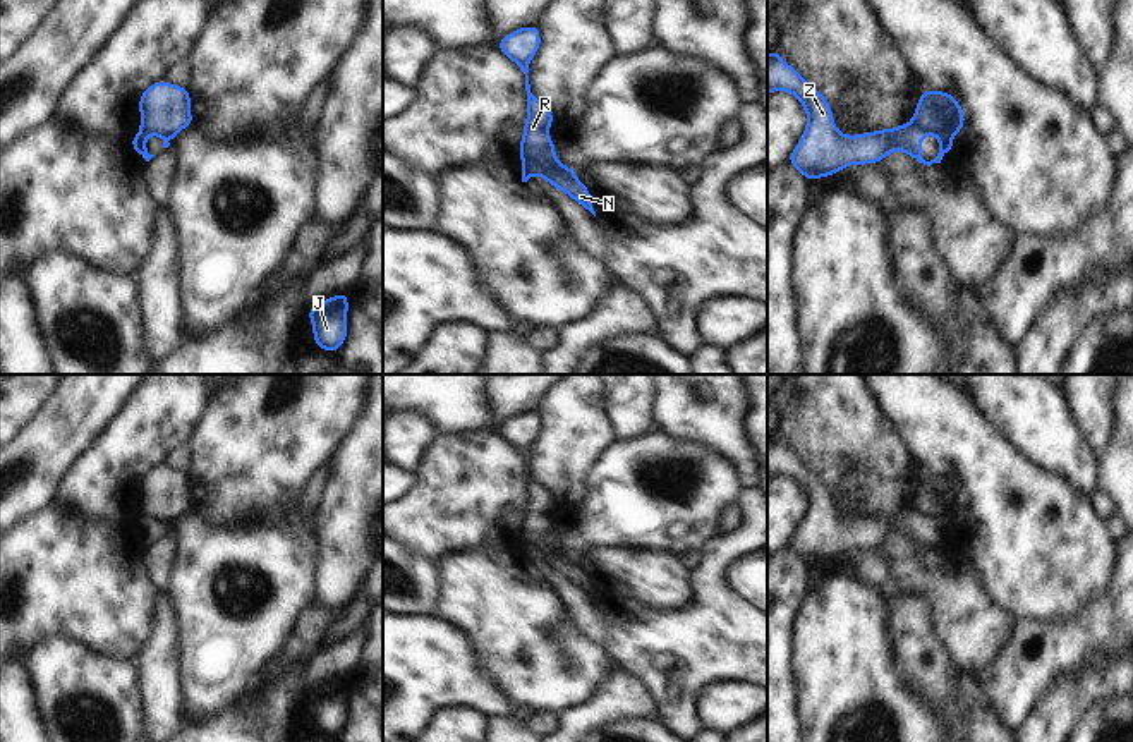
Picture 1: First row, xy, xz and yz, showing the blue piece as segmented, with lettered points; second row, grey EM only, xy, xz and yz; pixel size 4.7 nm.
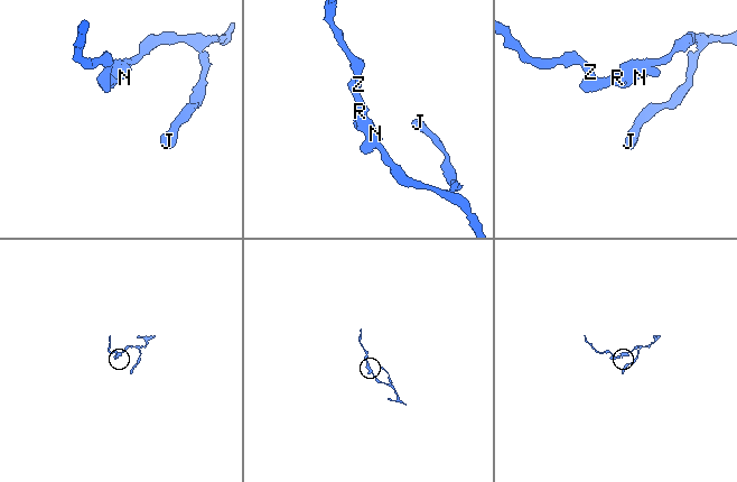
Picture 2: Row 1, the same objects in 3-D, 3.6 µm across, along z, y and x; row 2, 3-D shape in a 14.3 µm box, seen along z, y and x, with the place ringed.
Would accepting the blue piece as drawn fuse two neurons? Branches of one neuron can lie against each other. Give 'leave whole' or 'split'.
split

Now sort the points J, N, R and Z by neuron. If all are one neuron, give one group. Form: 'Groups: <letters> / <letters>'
Groups: J N / R Z

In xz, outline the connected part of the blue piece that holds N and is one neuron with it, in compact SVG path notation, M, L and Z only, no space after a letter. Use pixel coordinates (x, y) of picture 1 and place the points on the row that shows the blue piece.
M554 144L546 148L546 151L539 156L537 165L541 168L537 175L541 175L549 186L568 194L575 203L582 204L596 216L591 203L592 191L577 179L577 172L573 168L565 167L556 158Z

